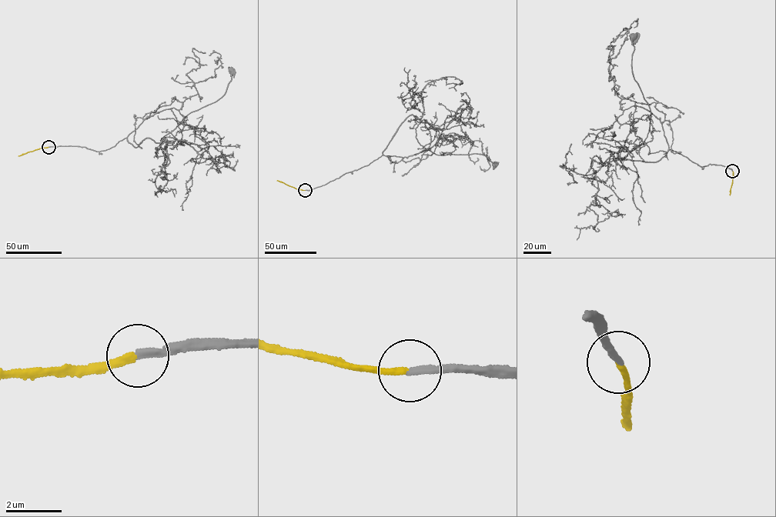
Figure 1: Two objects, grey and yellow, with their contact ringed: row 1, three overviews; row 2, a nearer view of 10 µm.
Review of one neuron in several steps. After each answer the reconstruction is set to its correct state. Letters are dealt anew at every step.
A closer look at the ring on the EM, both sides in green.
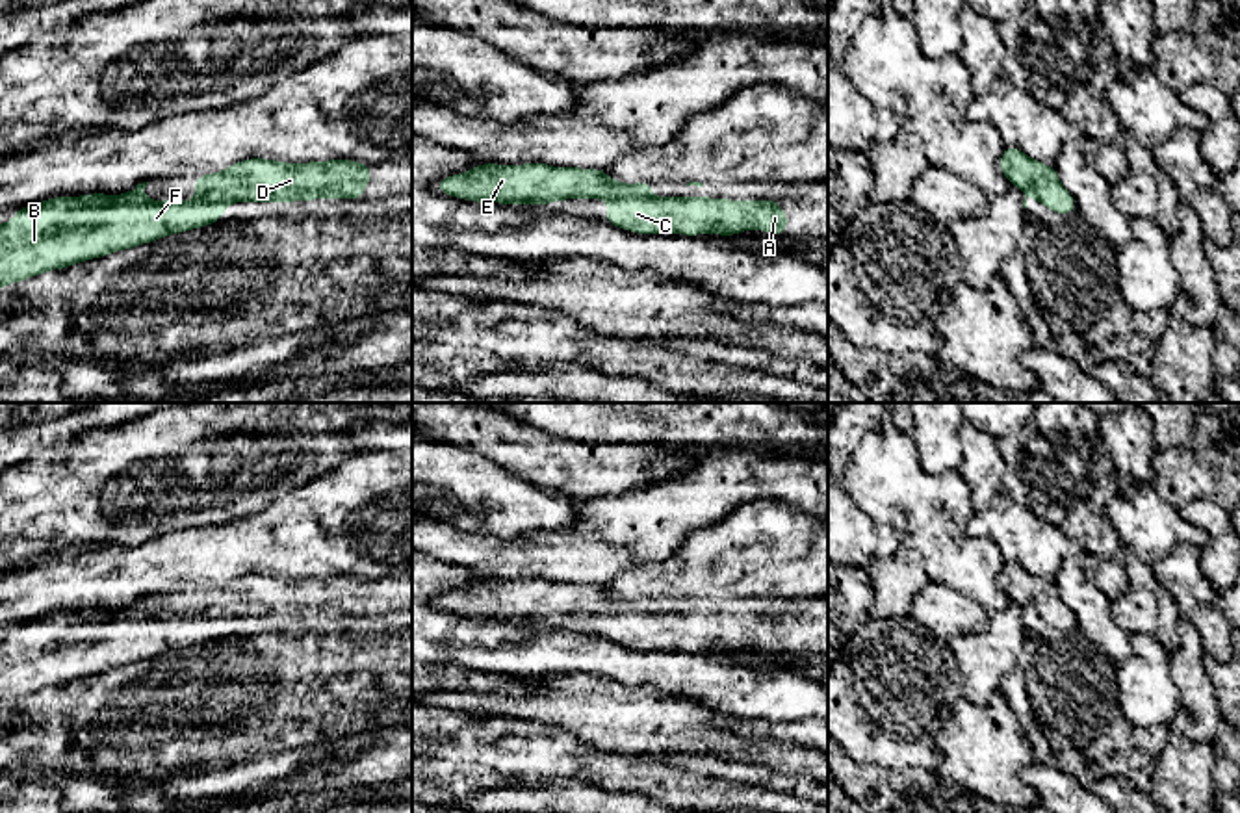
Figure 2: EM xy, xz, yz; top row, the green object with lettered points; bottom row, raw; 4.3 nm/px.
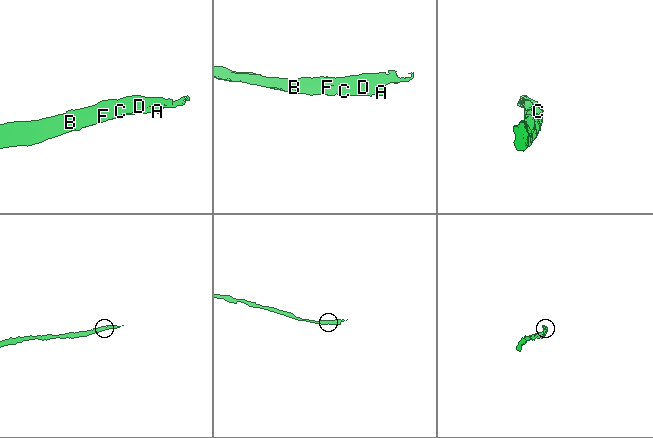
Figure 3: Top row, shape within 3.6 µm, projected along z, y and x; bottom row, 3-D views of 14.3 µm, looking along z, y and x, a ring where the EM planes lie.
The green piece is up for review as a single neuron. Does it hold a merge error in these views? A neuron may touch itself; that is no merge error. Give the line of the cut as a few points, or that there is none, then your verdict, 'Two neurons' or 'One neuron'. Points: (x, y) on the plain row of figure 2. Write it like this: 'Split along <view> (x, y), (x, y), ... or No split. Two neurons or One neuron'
No split. One neuron

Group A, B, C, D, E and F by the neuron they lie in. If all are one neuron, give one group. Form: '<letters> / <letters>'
A B C D E F

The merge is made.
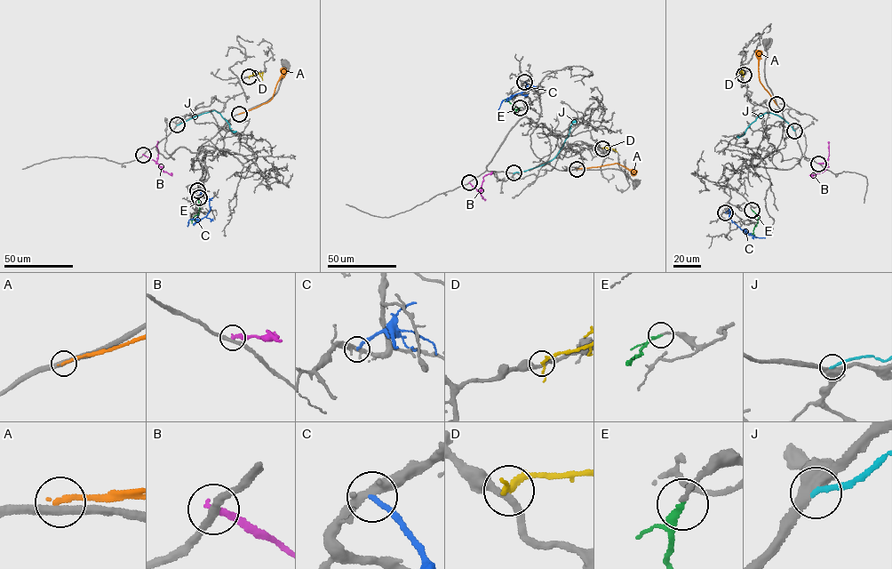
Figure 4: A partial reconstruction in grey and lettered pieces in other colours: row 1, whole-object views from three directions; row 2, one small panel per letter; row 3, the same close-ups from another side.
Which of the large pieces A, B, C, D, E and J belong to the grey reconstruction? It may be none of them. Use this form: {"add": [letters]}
{"add": ["E"]}

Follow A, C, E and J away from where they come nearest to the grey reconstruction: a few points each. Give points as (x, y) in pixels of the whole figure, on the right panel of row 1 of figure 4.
A: (776, 104), (760, 82), (756, 50)
C: (725, 212), (728, 211), (731, 220), (744, 232), (765, 237)
E: (752, 210), (758, 218), (752, 234)
J: (794, 131), (780, 116), (768, 112), (757, 117), (744, 134), (736, 137)

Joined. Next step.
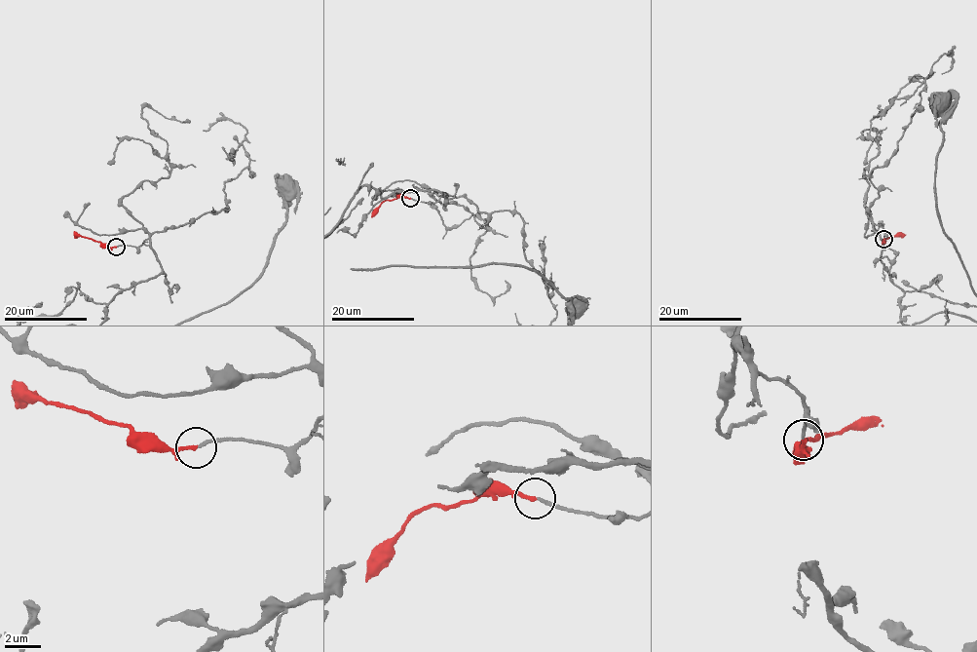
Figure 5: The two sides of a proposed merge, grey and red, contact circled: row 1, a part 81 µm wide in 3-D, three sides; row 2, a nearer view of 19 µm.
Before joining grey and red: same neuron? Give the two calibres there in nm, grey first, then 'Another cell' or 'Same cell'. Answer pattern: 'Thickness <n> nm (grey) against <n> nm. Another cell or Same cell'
Thickness 150 nm (grey) against 200 nm. Same cell

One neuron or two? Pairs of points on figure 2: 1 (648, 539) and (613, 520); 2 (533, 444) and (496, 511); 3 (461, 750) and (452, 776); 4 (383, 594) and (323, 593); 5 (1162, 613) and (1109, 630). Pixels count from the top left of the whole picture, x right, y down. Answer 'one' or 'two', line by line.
1: one
2: two
3: two
4: one
5: two

